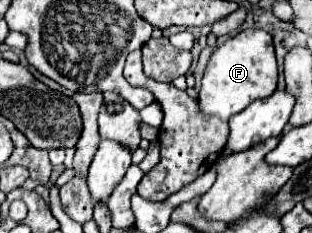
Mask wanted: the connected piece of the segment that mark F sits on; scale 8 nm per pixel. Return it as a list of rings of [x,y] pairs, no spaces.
[[[248,29],[242,35],[244,43],[238,43],[238,35],[228,39],[220,49],[216,49],[208,61],[202,77],[202,87],[198,93],[198,105],[202,115],[218,117],[228,121],[232,115],[248,107],[256,99],[270,97],[276,91],[278,65],[274,55],[272,37],[262,29]]]

